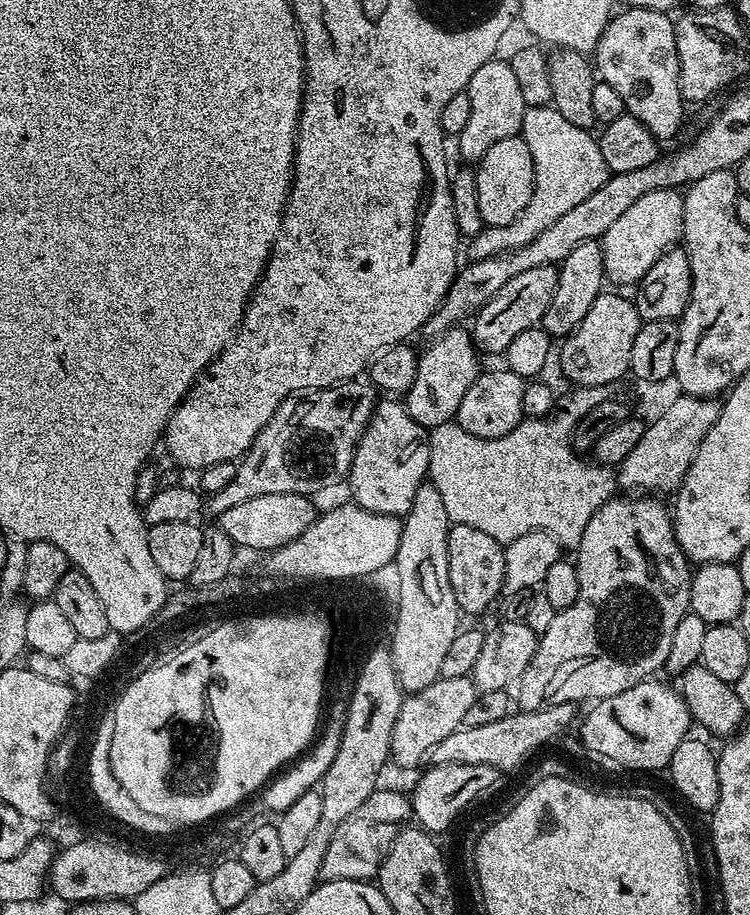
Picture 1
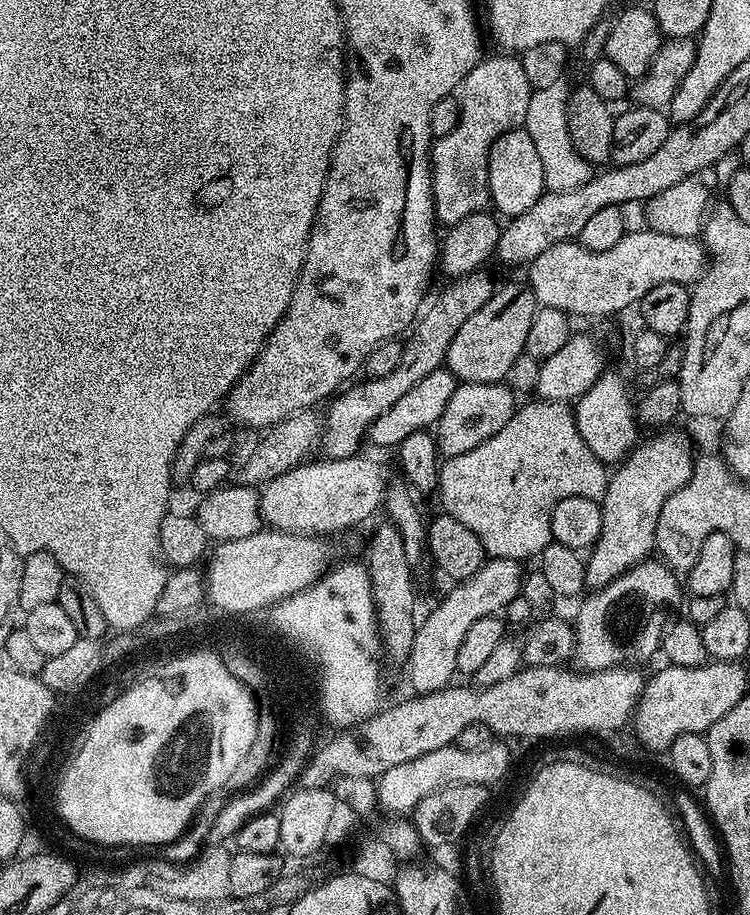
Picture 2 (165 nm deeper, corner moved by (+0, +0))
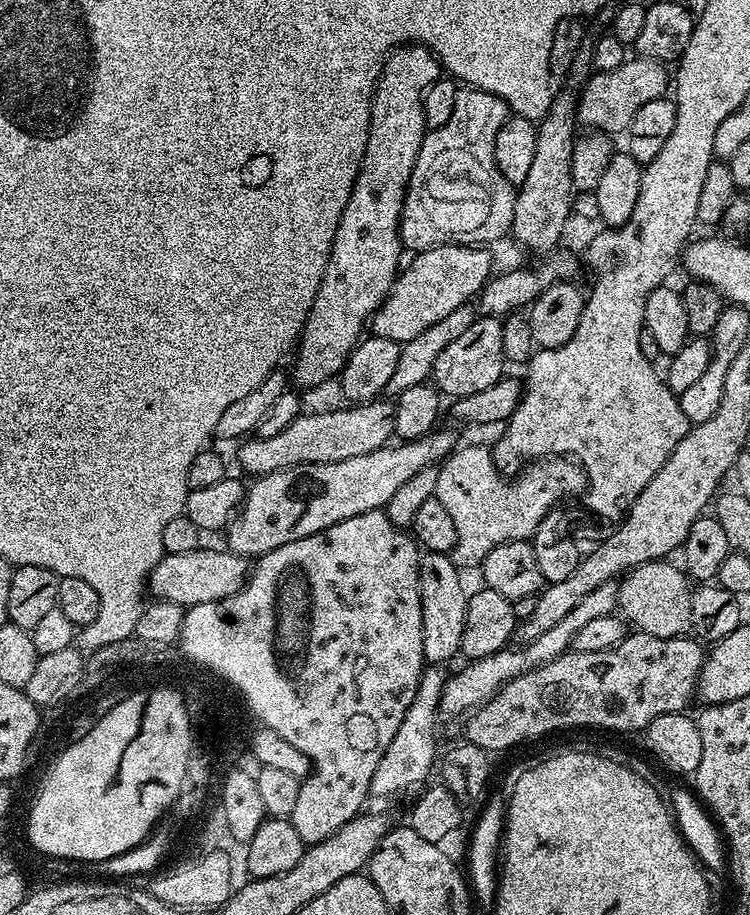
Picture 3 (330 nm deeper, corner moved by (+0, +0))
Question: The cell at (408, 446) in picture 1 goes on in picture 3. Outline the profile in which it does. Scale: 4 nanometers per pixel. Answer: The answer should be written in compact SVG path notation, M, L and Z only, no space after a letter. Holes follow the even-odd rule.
M424 552L420 557L420 593L422 594L422 650L424 659L429 665L444 666L447 660L461 655L463 627L466 626L466 606L469 593L464 592L460 581L461 569L456 567L451 555L442 552Z

